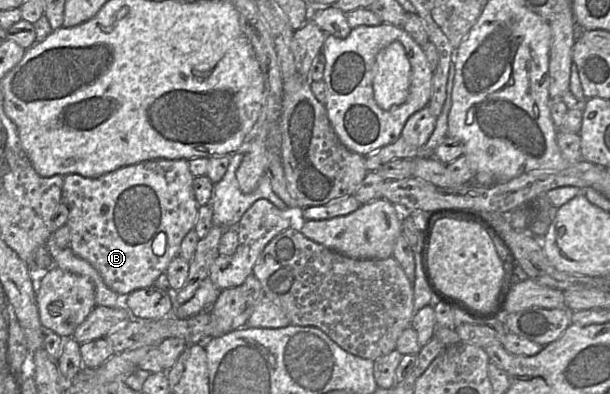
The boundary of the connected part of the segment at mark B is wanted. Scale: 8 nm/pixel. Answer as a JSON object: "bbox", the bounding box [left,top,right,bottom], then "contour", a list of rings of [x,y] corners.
{"bbox":[61,159,200,295],"contour":[[[184,159],[144,161],[98,178],[85,178],[78,174],[64,176],[61,203],[68,209],[69,247],[74,254],[90,263],[105,284],[119,295],[153,286],[171,261],[179,256],[183,238],[196,223],[200,205],[195,199],[193,180],[188,161]]]}

